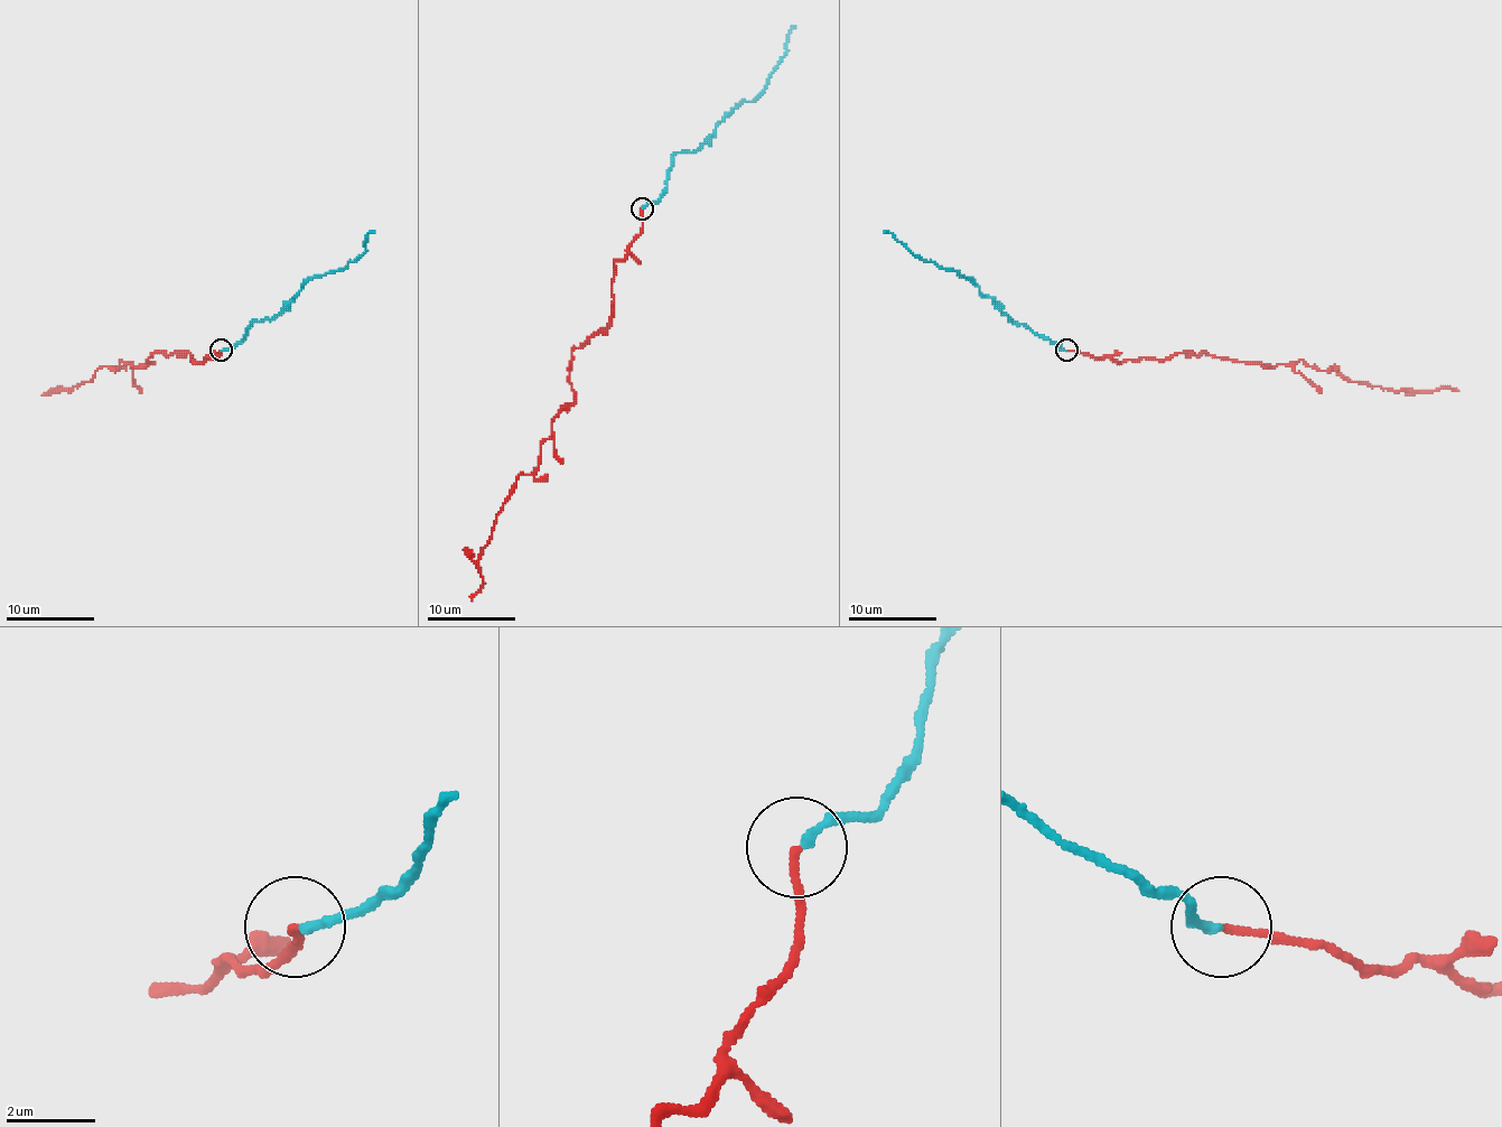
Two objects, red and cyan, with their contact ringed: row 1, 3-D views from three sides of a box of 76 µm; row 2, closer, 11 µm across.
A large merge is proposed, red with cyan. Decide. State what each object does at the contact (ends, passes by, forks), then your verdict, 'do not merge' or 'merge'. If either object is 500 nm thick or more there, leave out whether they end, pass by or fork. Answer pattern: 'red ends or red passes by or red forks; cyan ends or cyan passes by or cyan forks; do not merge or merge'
red ends; cyan ends; merge

